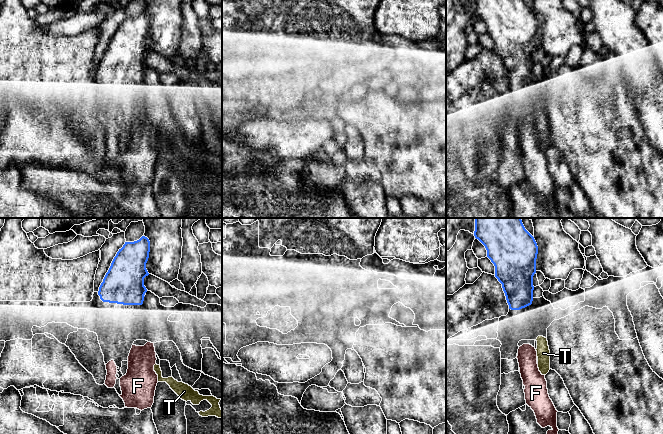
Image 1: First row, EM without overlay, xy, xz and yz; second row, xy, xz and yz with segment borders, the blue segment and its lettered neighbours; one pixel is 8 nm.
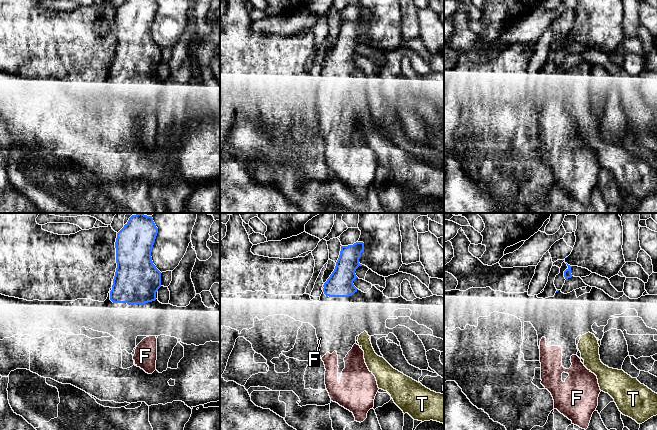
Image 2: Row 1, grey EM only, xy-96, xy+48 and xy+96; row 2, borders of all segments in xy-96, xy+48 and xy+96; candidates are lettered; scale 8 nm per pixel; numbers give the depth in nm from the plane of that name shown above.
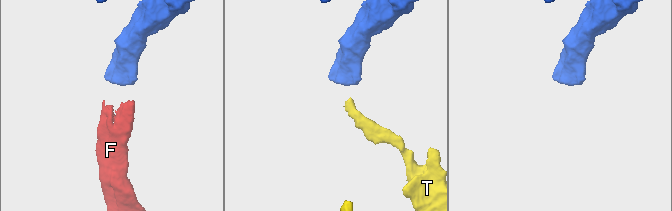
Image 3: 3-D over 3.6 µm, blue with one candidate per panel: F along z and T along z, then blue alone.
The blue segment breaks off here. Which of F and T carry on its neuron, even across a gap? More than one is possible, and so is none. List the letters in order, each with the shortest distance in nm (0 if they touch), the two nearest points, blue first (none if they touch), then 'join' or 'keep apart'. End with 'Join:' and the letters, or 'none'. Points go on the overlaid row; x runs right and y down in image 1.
F: 280 nm | yz (519, 309), (523, 344) | join
T: 260 nm | yz (524, 307), (538, 336) | keep apart
Join: F

